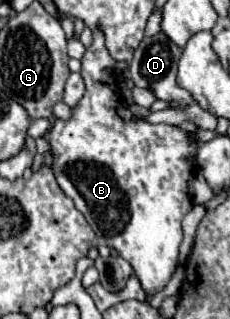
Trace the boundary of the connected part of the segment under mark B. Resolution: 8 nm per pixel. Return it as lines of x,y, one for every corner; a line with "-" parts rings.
101,31
93,33
93,45
85,51
81,63
81,77
85,79
87,91
75,105
73,117
69,121
57,119
49,129
53,173
59,187
75,201
75,207
83,213
95,235
103,237
107,247
113,247
125,261
131,263
143,291
153,297
165,289
177,267
179,245
183,239
181,221
193,207
187,189
195,175
197,145
187,139
183,129
171,125
151,125
135,119
131,111
119,103
121,99
113,75
115,59
107,53

